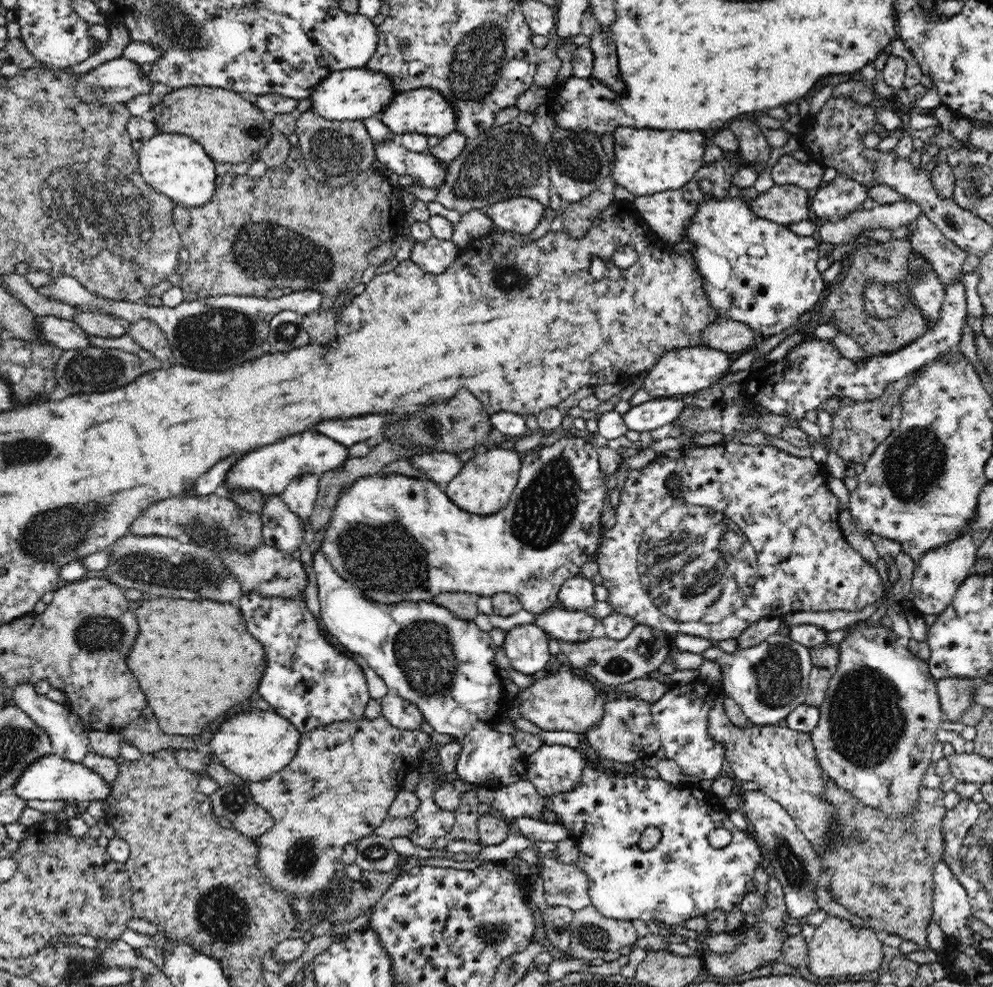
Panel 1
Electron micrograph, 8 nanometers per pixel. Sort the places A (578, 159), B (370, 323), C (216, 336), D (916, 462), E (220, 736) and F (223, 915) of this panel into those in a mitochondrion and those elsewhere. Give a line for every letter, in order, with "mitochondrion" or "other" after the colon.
A: mitochondrion
B: other
C: mitochondrion
D: mitochondrion
E: other
F: mitochondrion

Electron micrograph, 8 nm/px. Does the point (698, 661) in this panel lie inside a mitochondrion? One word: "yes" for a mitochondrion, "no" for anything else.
no

